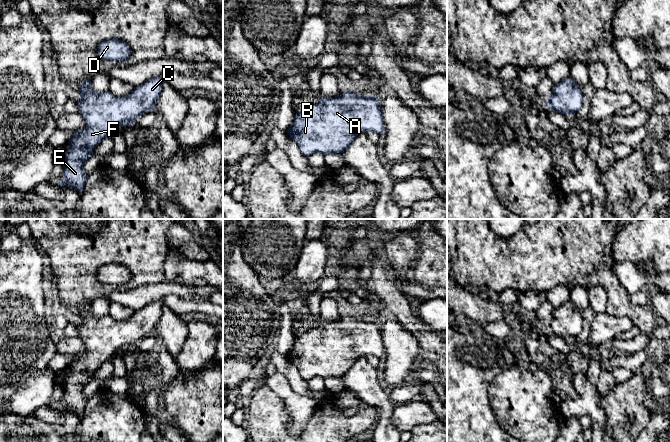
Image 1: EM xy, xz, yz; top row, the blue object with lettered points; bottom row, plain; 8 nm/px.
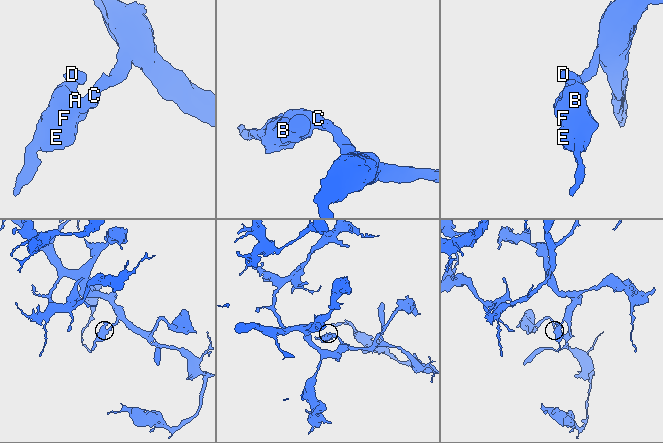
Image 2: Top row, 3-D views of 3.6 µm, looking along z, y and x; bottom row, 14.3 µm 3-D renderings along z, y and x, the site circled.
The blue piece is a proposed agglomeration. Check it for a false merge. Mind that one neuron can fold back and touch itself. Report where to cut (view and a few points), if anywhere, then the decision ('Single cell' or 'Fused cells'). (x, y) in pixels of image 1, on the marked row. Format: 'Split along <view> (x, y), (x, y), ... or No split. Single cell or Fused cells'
No split. Single cell

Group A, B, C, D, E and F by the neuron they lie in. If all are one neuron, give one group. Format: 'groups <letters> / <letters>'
groups A B C D E F

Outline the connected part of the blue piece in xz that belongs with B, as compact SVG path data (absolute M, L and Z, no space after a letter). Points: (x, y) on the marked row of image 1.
M342 92L335 98L307 101L307 106L295 114L293 124L286 131L300 152L308 157L313 153L343 153L360 132L373 131L384 135L385 126L382 107L376 94L363 96Z

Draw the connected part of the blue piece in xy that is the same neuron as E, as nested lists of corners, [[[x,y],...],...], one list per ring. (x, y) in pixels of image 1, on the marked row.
[[[163,76],[154,77],[136,86],[134,90],[123,97],[113,95],[109,91],[96,92],[91,85],[91,78],[84,79],[79,84],[80,99],[77,101],[79,113],[83,117],[86,128],[75,130],[75,135],[69,140],[69,149],[63,161],[63,179],[56,182],[62,186],[76,189],[82,194],[88,175],[83,171],[84,163],[94,154],[93,149],[107,136],[113,135],[119,127],[134,125],[138,118],[155,109],[163,86]]]

